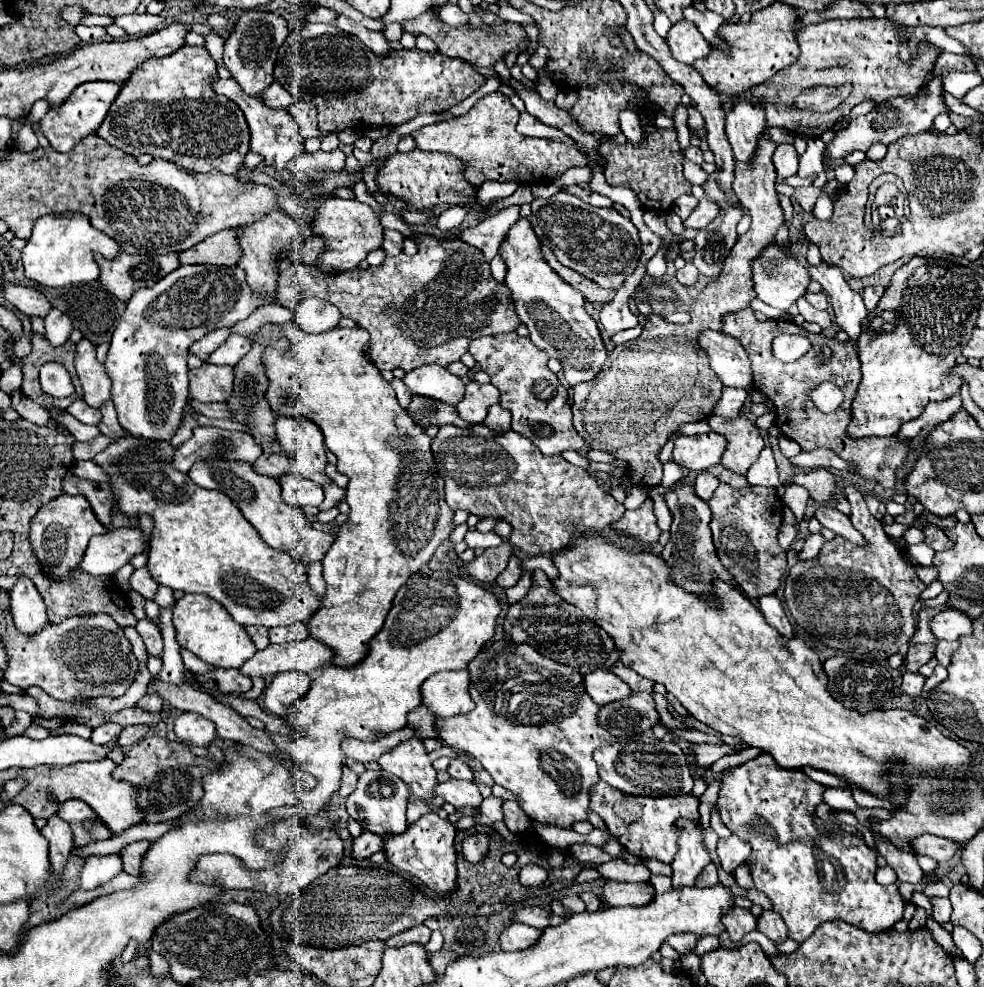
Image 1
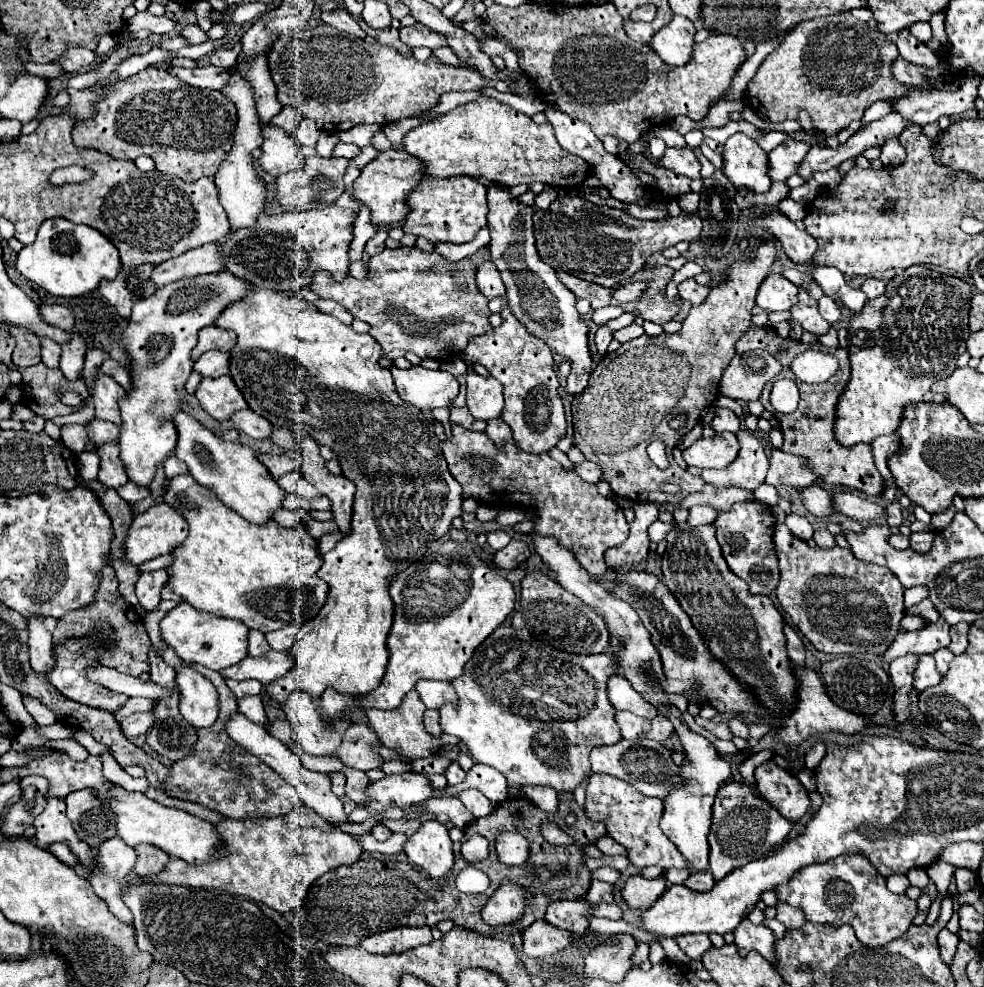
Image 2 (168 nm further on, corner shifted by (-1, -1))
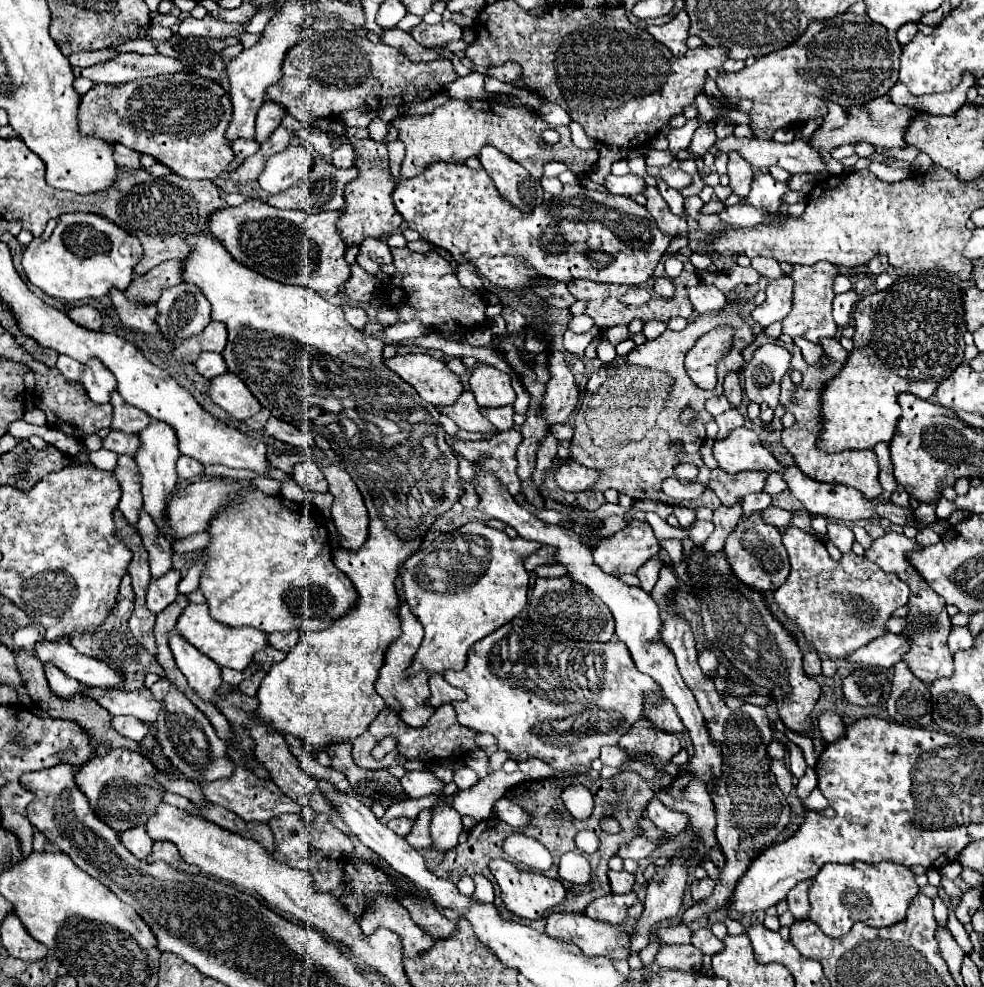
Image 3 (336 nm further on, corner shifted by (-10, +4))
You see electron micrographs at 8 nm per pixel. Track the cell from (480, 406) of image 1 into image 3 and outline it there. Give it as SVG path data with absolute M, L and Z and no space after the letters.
M480 363L472 369L468 383L480 407L502 407L516 401L510 377L486 363Z

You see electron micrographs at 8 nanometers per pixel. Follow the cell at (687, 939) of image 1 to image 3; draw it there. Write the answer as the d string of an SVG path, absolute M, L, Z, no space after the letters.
M706 927L692 933L692 945L698 947L704 955L714 955L714 953L722 951L722 947L724 947L724 943Z

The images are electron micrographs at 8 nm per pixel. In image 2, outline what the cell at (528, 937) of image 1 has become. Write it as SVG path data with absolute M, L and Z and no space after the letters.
M537 920L523 934L523 954L533 958L553 956L569 948L573 944L573 936L573 932L553 928L547 920Z

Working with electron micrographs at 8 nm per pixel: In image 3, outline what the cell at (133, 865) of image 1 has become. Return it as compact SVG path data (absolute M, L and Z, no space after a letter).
M156 841L154 847L152 847L152 853L146 857L146 861L148 861L148 863L164 861L164 863L168 863L170 867L174 867L174 869L178 869L178 871L186 871L186 873L194 873L194 871L196 871L196 867L186 865L186 863L182 861L182 857L180 857L176 845L172 845L172 843L168 843L168 841Z

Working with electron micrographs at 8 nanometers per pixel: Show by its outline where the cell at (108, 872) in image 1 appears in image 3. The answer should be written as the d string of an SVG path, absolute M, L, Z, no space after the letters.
M134 827L134 829L130 829L130 831L120 833L120 841L122 841L122 845L124 845L134 857L138 857L138 859L146 859L146 857L150 855L152 843L154 843L154 841L146 835L144 827Z

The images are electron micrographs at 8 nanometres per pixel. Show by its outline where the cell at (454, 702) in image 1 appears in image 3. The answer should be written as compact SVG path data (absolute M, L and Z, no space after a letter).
M432 675L430 677L430 705L438 707L442 703L452 703L462 699L464 691L458 687L452 687L450 683L446 683L446 679L442 675Z

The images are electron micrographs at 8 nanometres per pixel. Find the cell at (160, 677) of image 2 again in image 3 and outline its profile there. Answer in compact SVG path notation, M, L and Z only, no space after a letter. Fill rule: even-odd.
M170 683L170 689L162 703L164 703L164 707L160 709L158 719L156 719L156 735L158 735L156 739L162 747L164 757L168 757L170 763L192 781L200 781L200 779L214 781L220 777L228 777L234 769L234 763L230 763L230 759L226 757L226 743L216 735L208 717L202 711L198 711L198 707L174 683ZM192 729L198 729L204 733L208 749L198 749L194 745Z

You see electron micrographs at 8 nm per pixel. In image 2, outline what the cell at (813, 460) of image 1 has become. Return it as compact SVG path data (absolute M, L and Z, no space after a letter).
M775 450L765 482L771 486L809 486L817 476L805 466L805 458Z

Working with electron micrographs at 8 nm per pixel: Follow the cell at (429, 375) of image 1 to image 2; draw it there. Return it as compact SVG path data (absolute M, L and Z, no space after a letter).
M393 366L391 374L401 398L421 410L449 406L451 400L459 394L457 378L443 370L429 370L423 366Z

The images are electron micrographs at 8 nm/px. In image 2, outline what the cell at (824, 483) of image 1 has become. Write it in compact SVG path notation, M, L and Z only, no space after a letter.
M835 492L833 494L837 512L857 520L857 522L867 522L867 524L883 524L887 518L887 512L881 504L869 498L859 498L853 492Z

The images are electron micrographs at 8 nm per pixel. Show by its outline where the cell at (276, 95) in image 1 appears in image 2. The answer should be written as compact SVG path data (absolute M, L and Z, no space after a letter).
M283 108L273 120L271 120L271 126L277 126L277 128L283 128L287 134L293 134L295 128L297 128L297 112L293 108Z

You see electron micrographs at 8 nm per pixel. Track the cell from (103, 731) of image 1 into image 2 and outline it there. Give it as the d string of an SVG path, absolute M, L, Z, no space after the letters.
M129 698L127 704L119 712L115 712L115 718L121 720L121 718L131 716L135 712L149 712L149 710L153 710L153 706L155 706L155 702L149 698Z

